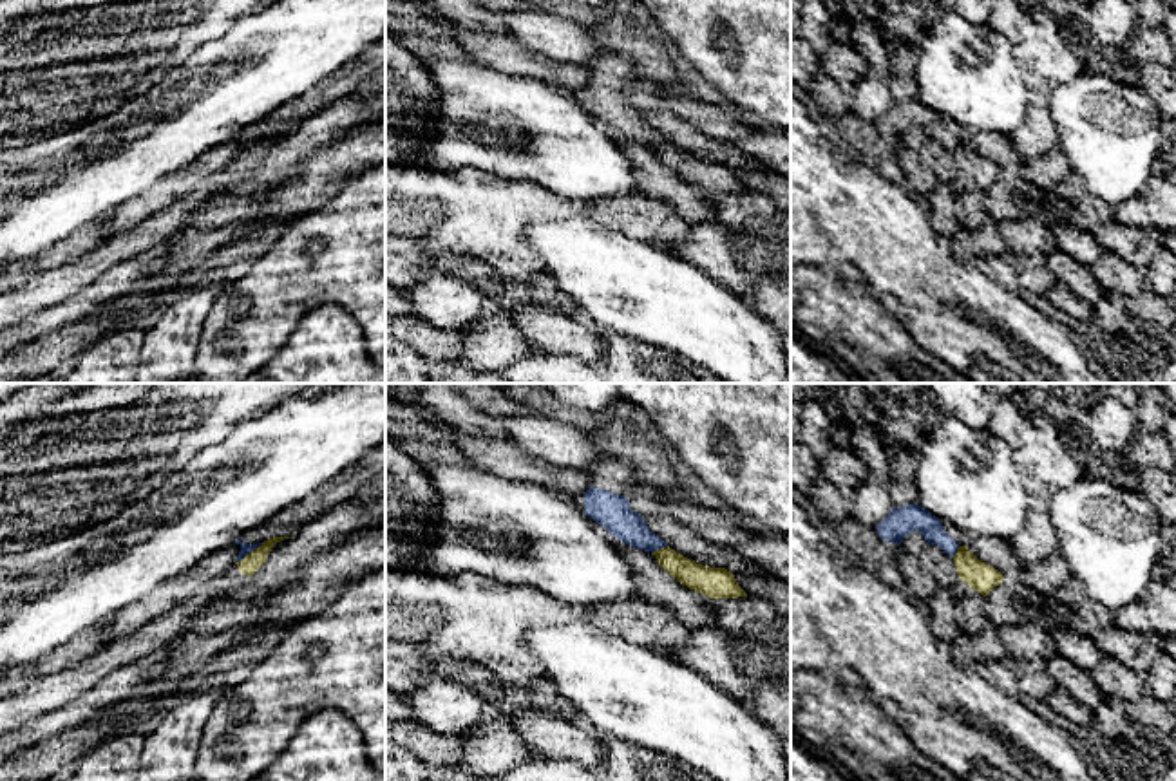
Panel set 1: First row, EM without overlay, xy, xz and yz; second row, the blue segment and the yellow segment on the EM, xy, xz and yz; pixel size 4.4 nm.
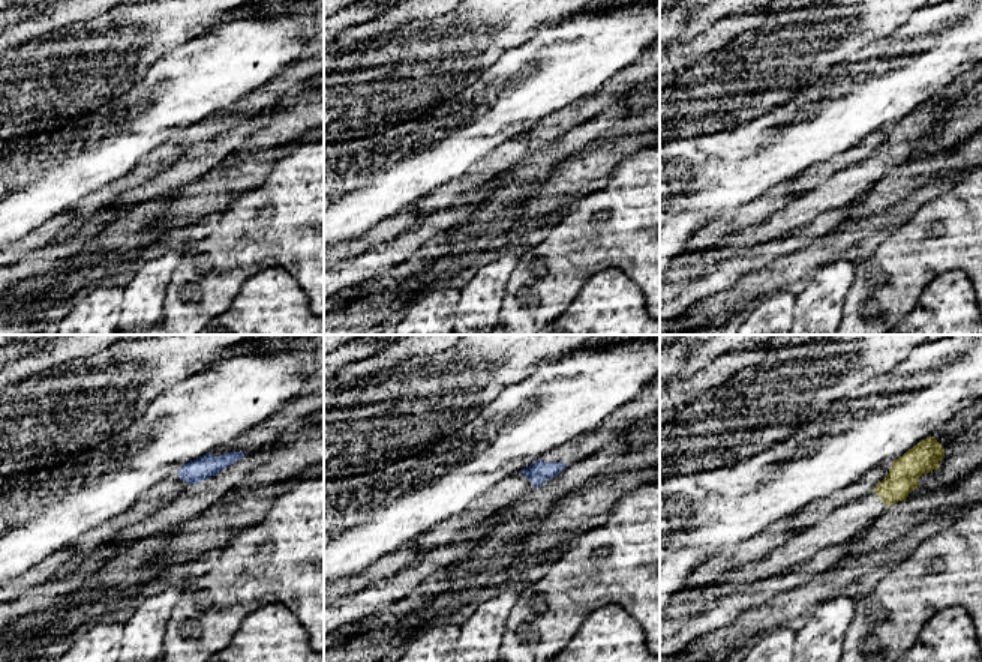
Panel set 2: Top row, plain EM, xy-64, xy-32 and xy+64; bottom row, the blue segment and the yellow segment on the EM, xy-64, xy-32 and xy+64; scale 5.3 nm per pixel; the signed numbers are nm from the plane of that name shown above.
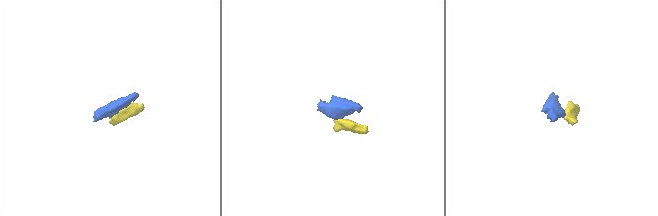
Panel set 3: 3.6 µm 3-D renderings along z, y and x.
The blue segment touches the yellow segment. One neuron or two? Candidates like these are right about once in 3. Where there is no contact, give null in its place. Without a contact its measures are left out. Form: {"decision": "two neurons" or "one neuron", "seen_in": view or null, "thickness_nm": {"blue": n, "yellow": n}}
{"decision": "two neurons", "seen_in": "xy", "thickness_nm": {"blue": 50, "yellow": 80}}

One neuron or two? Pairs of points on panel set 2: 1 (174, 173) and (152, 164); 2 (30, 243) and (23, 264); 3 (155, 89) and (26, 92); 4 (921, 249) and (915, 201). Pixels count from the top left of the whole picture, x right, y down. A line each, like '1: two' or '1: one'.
1: two
2: two
3: two
4: two

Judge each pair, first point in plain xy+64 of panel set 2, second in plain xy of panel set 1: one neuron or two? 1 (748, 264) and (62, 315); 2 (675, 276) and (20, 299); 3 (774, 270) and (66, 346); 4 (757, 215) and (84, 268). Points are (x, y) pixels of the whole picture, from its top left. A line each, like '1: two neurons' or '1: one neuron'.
1: one neuron
2: one neuron
3: one neuron
4: two neurons

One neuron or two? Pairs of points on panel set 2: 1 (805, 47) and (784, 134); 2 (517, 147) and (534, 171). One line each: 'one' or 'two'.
1: two
2: two

